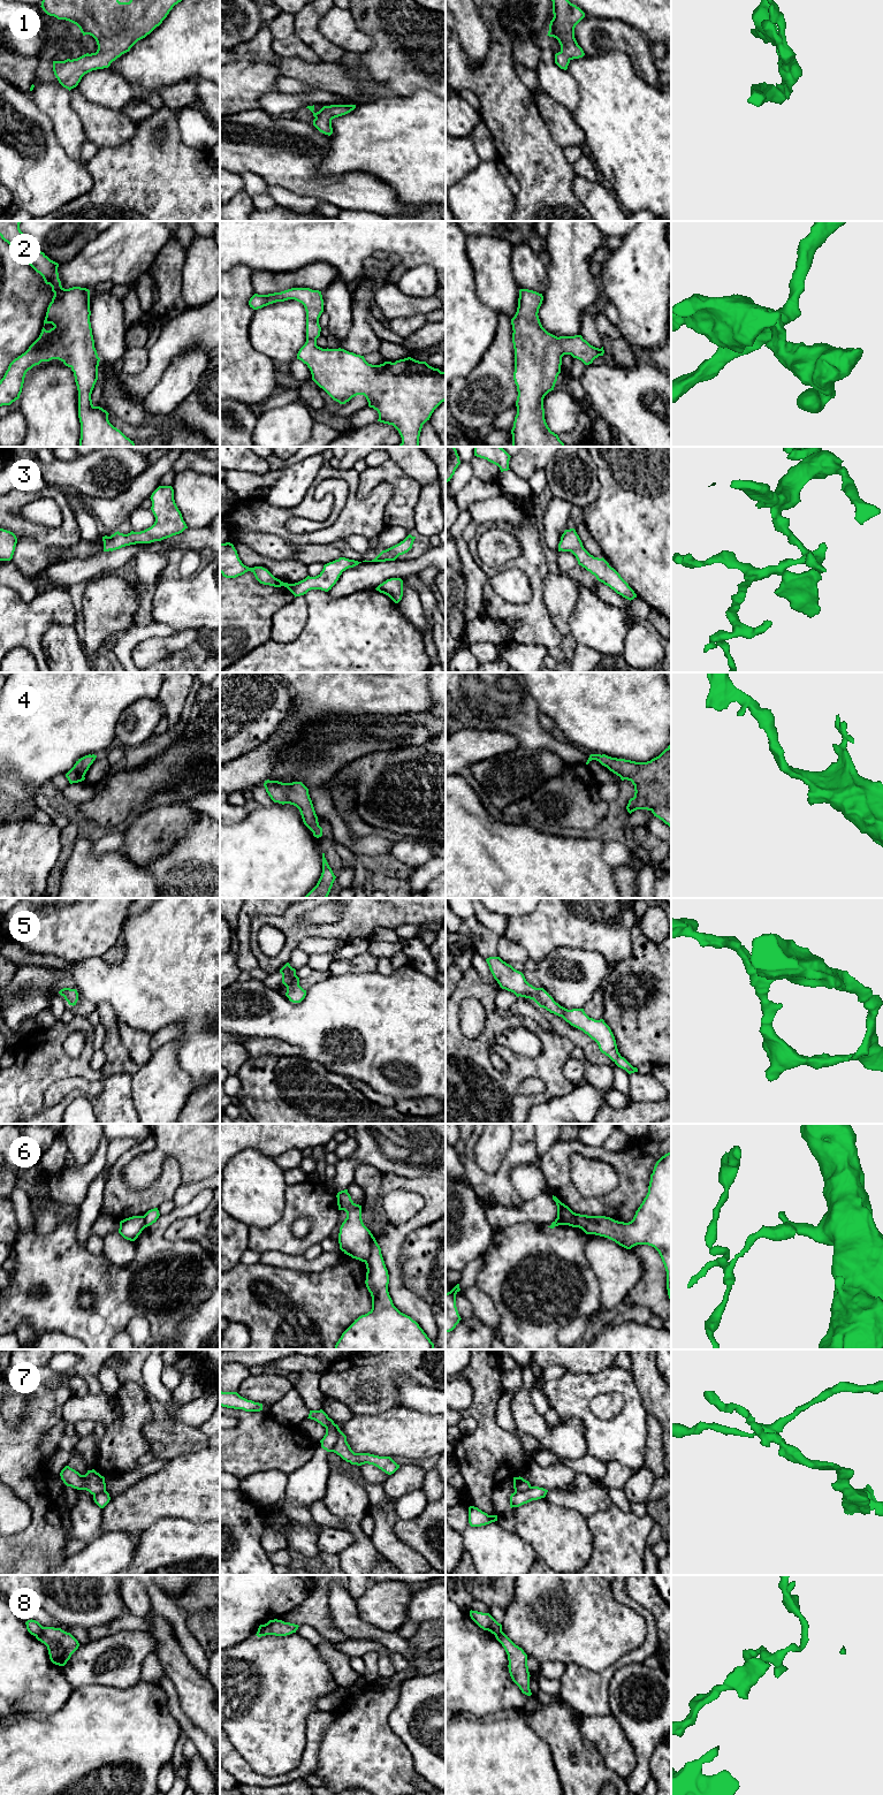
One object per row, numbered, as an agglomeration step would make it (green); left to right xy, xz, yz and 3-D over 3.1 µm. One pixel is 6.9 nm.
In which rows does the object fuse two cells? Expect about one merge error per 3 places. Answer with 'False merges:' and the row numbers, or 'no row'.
False merges: 6, 7, 8

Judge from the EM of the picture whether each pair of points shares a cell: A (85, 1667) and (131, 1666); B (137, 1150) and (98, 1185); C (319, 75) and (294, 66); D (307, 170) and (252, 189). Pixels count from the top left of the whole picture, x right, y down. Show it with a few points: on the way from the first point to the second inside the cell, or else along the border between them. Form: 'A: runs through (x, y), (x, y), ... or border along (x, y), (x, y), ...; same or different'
A: runs through (96, 1656), (111, 1657), (120, 1663); same
B: border along (105, 1181), (101, 1208); different
C: runs through (313, 74), (299, 69); same
D: border along (241, 174), (254, 173), (267, 185); different

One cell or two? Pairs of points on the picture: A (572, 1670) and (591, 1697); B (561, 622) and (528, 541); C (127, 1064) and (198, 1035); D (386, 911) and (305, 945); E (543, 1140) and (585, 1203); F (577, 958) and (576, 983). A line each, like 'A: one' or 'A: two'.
A: one
B: two
C: two
D: two
E: one
F: one

